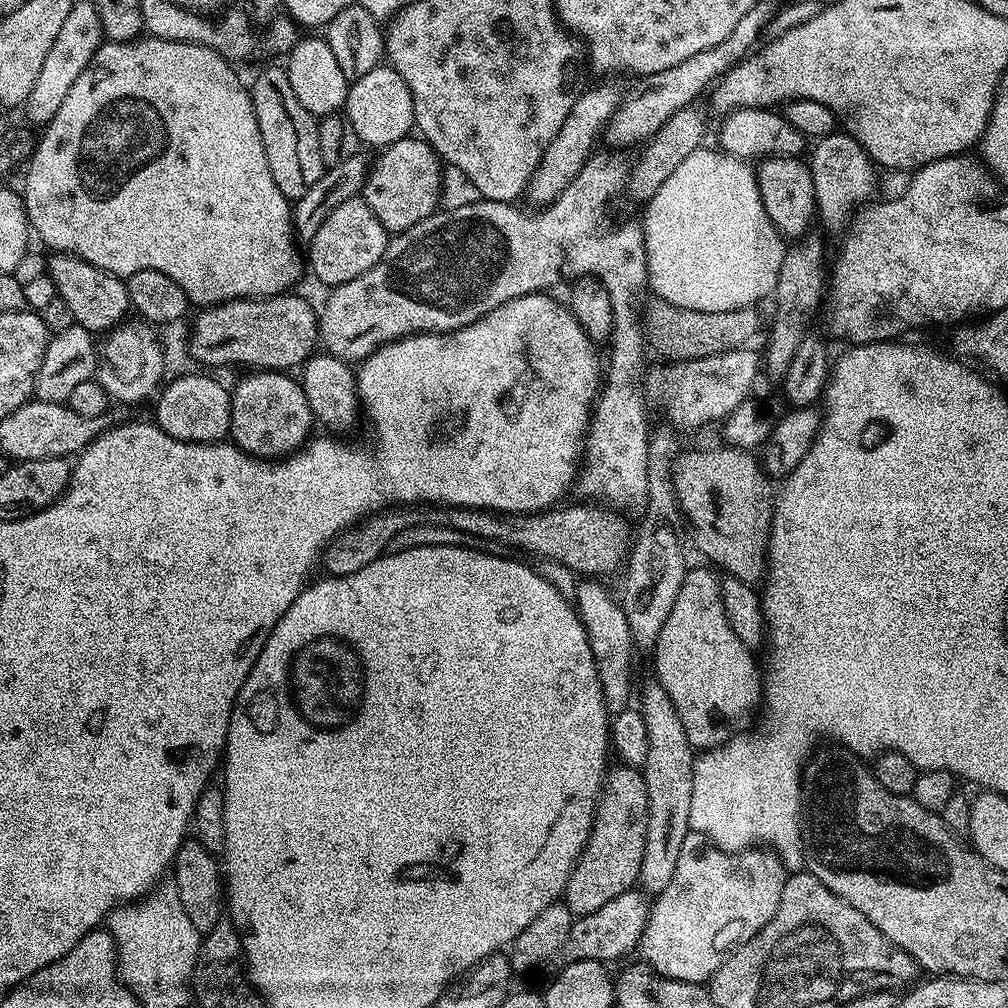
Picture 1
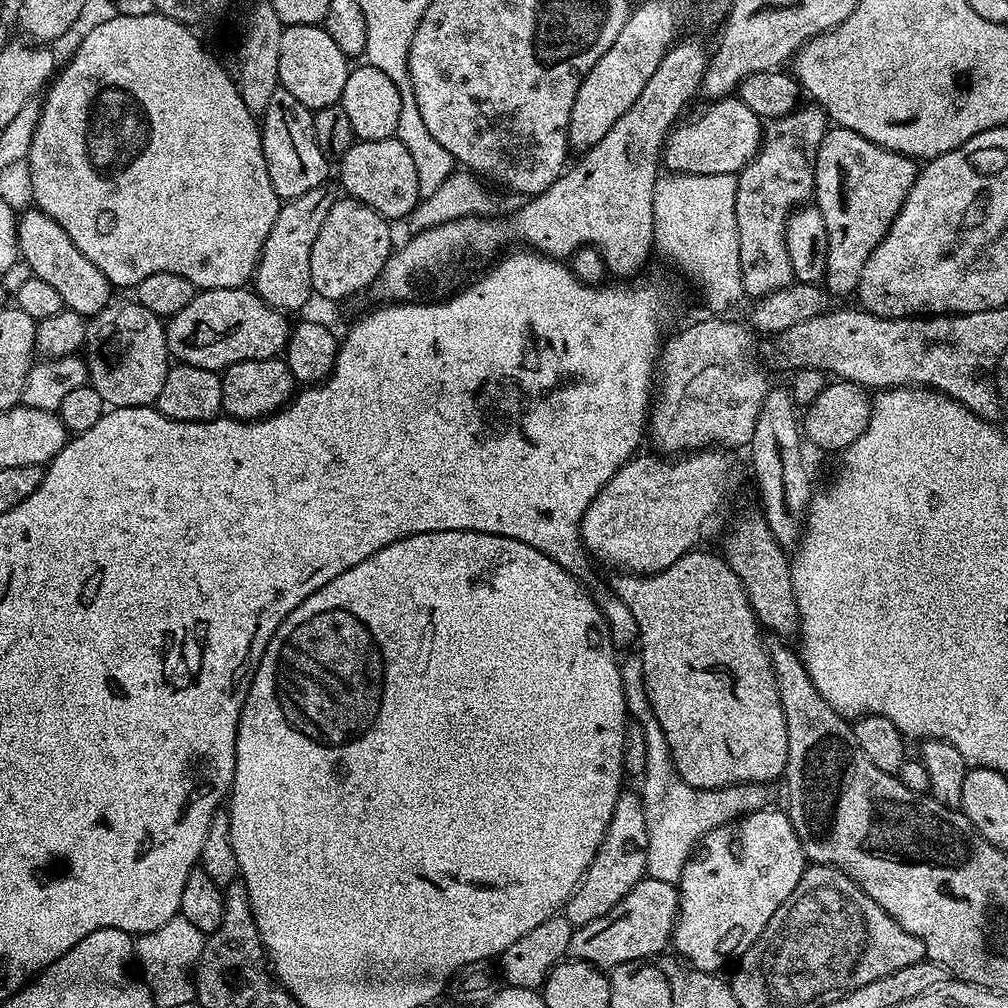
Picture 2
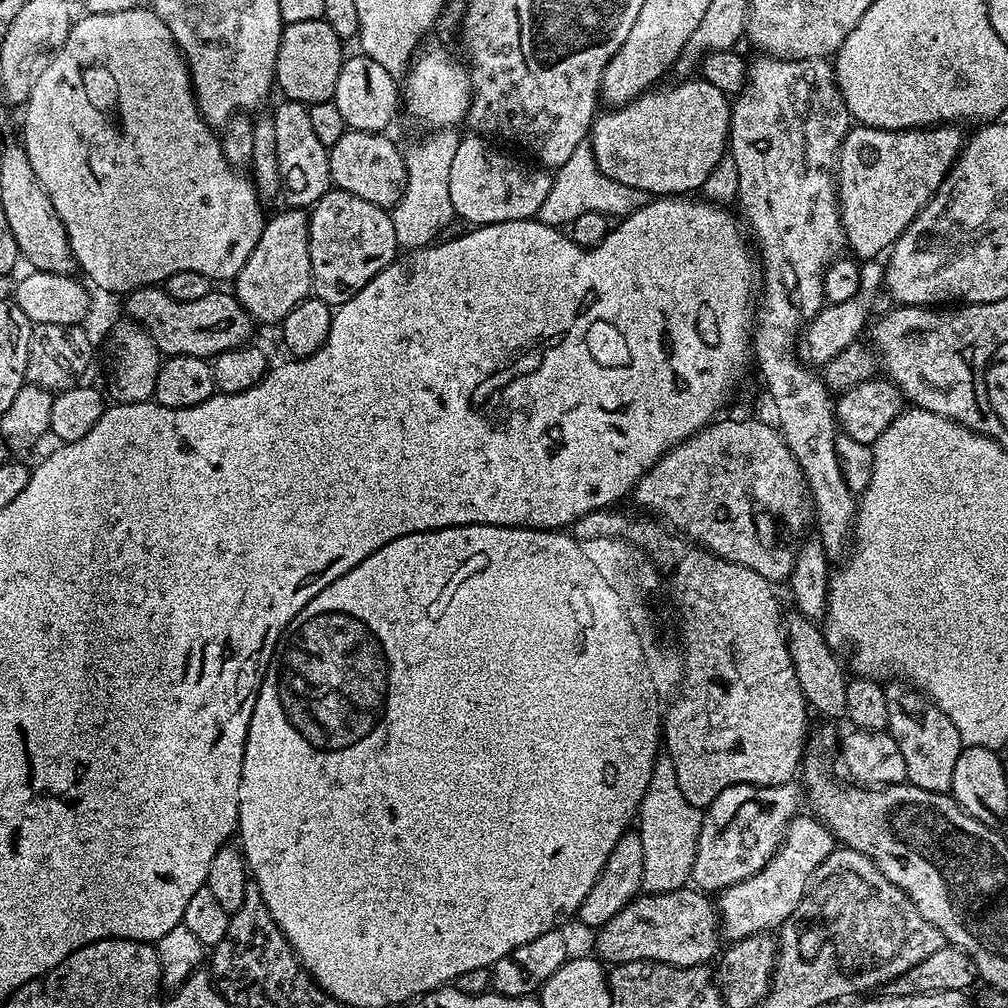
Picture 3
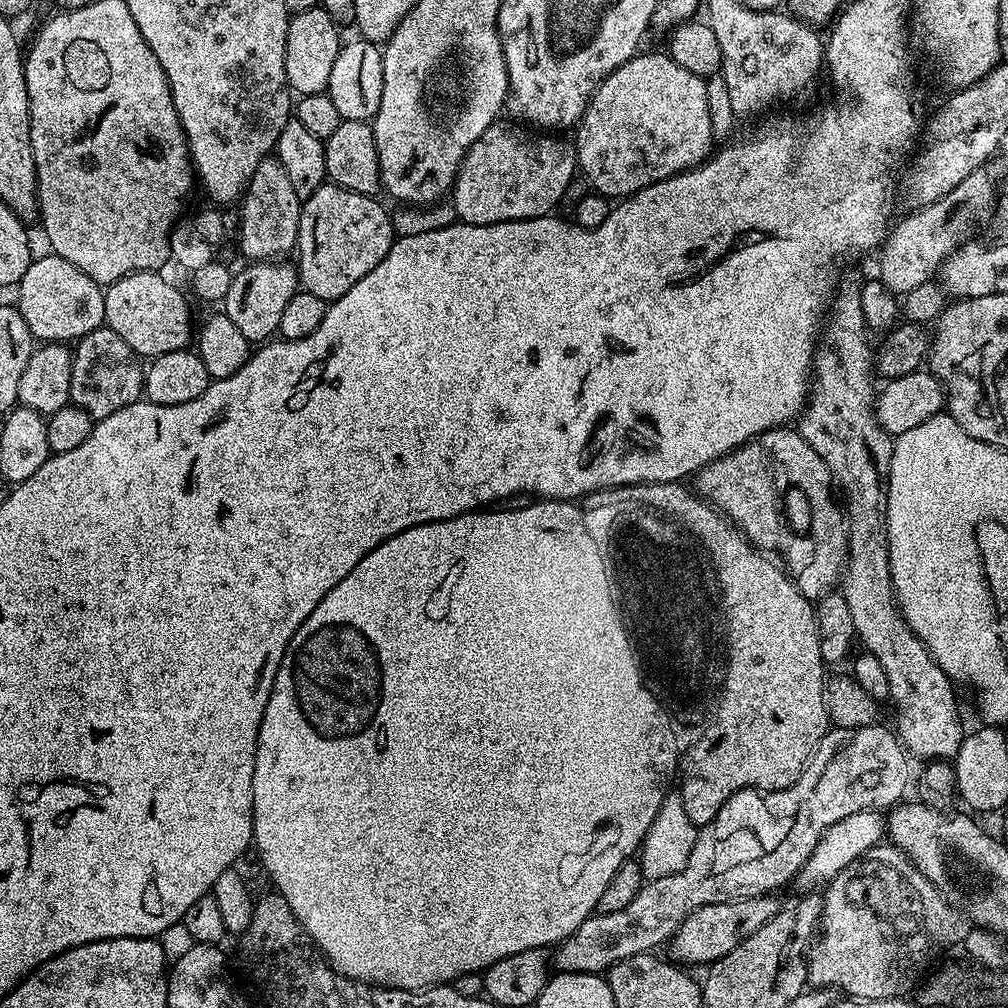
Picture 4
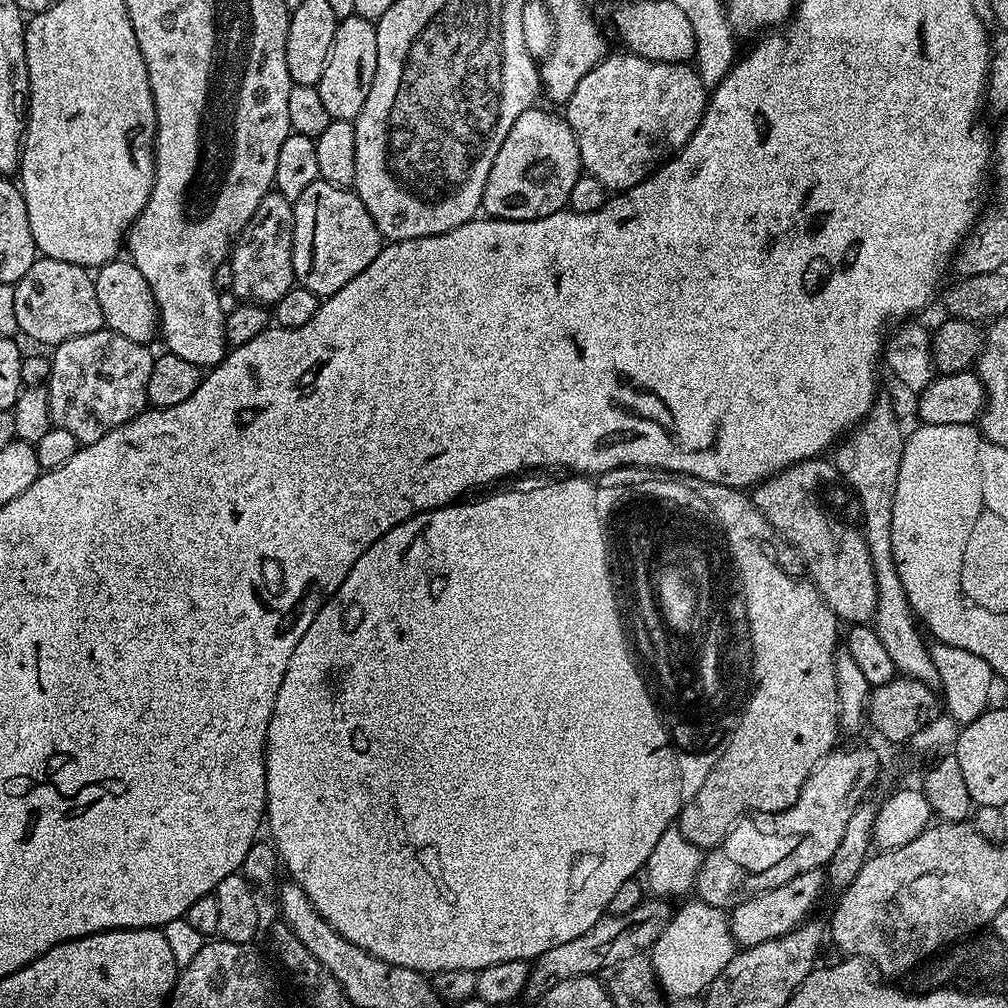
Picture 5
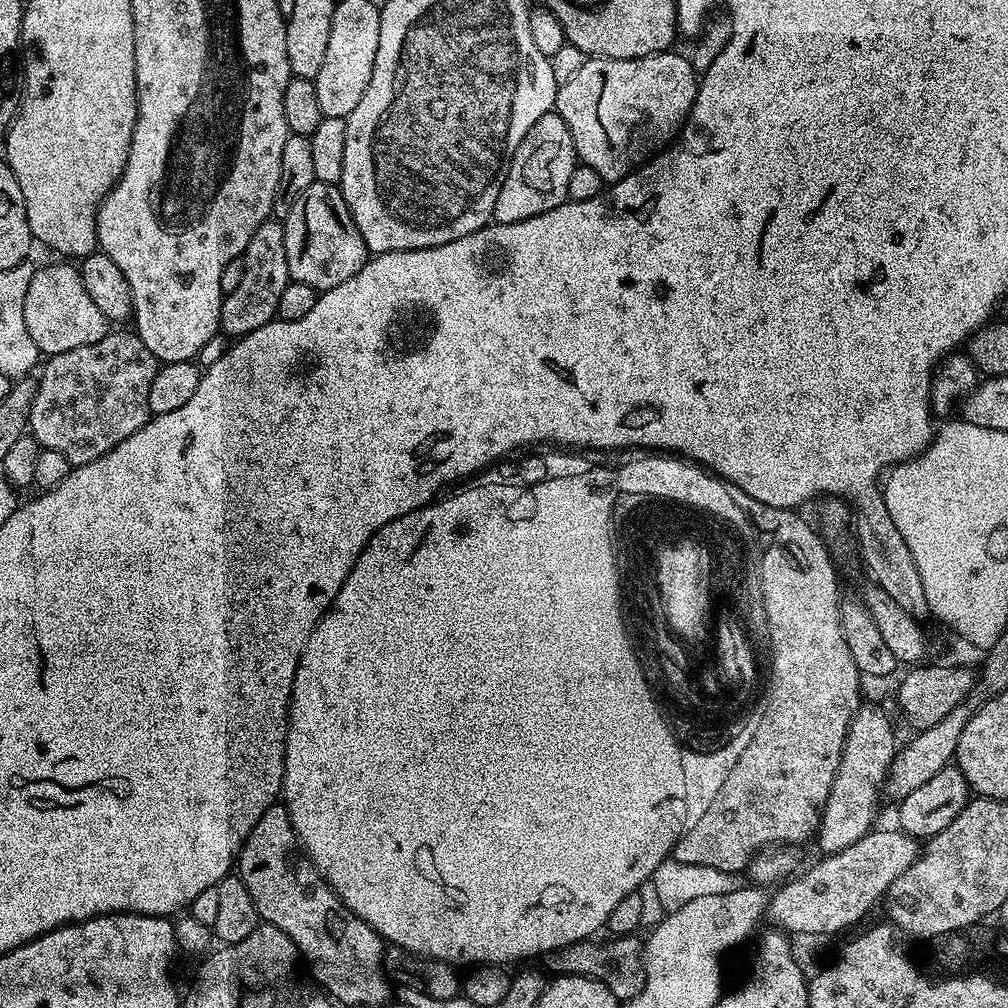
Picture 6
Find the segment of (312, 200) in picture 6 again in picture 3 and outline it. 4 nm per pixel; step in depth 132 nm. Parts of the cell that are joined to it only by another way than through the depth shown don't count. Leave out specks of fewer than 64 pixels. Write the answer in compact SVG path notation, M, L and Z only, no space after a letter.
M337 187L325 192L323 198L312 205L308 217L308 237L312 292L315 299L326 302L329 306L339 306L354 298L354 294L358 294L366 282L375 280L376 275L398 256L398 238L394 234L394 222L389 209L374 206L374 202L366 202L366 198L358 198L358 194L343 192Z

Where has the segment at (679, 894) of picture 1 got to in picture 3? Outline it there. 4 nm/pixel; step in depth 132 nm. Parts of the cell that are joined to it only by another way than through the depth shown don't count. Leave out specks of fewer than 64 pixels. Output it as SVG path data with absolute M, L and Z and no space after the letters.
M797 814L788 824L788 834L770 862L750 878L724 889L718 896L718 916L725 941L741 940L759 932L779 929L794 914L798 902L808 891L818 866L830 858L838 841L828 827L811 814Z

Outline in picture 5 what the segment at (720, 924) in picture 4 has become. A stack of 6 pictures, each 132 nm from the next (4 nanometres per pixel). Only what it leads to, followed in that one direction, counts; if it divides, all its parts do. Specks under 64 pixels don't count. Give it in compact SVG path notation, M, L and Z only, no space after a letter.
M821 869L806 870L798 874L798 878L790 878L790 882L782 882L774 890L766 890L762 894L754 894L741 904L731 909L728 916L729 930L735 943L740 948L758 946L762 942L770 942L774 938L782 938L782 934L790 934L805 920L813 915L812 907L820 900L826 889L826 876Z

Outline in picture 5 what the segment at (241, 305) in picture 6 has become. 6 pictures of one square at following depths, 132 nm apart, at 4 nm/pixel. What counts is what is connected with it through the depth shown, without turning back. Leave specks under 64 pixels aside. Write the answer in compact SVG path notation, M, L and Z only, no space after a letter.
M275 190L268 192L266 198L262 198L262 202L258 202L258 210L254 210L254 218L250 218L250 222L242 229L239 236L236 237L230 249L230 263L232 266L232 287L230 289L231 295L236 295L235 298L240 302L247 302L249 304L258 304L261 306L275 306L279 300L285 296L288 291L296 284L296 275L294 274L294 262L292 261L292 231L294 230L294 214L292 213L294 204L293 201L284 197L281 192Z

